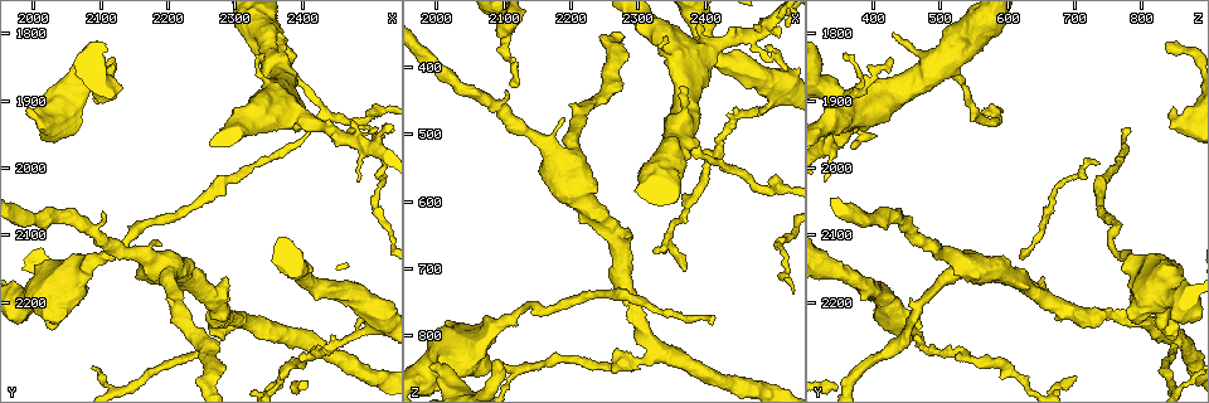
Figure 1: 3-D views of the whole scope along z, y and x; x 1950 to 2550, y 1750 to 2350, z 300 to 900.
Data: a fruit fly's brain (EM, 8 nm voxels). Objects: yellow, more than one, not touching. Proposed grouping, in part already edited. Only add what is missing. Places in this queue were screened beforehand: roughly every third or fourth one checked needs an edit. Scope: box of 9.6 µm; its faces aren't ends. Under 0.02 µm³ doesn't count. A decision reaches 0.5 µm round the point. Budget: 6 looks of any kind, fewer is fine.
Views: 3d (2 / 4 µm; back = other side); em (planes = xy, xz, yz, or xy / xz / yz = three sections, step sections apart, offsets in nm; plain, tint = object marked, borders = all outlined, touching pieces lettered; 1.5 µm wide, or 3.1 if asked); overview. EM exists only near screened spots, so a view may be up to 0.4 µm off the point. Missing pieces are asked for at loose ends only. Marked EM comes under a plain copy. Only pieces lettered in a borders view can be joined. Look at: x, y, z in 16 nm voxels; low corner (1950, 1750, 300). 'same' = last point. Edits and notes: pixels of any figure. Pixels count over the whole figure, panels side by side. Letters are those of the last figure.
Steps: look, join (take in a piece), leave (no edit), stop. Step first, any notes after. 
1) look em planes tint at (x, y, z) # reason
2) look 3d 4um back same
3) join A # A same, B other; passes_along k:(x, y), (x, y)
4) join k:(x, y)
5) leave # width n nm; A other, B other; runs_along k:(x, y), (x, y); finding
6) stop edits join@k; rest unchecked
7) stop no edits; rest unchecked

look 3d 2um at (2340, 1830, 355) # branch stops here

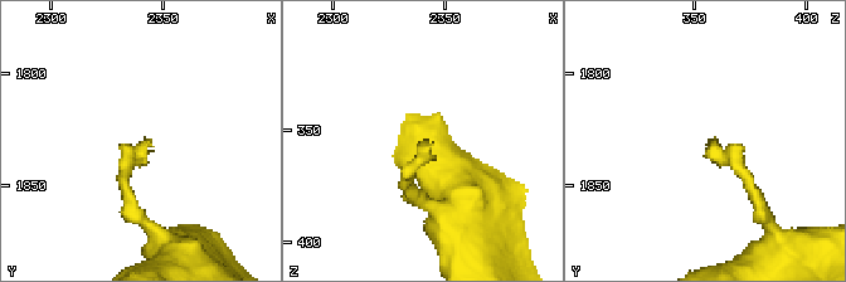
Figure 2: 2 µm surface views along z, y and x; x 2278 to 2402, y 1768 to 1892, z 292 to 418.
look em planes borders at (2342, 1832, 355)

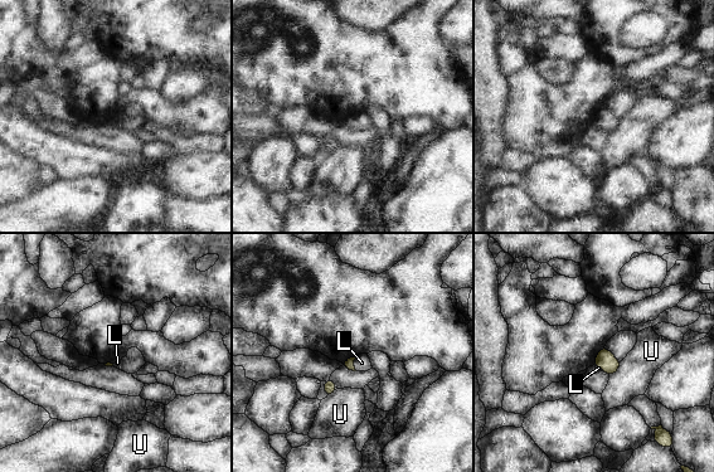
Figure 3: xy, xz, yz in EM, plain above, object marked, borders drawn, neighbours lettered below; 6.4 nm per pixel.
join L # L same, U other; passes_along 3:(348, 364), (353, 364), (362, 363); the neuron continues

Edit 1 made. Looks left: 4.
look overview # see it whole again

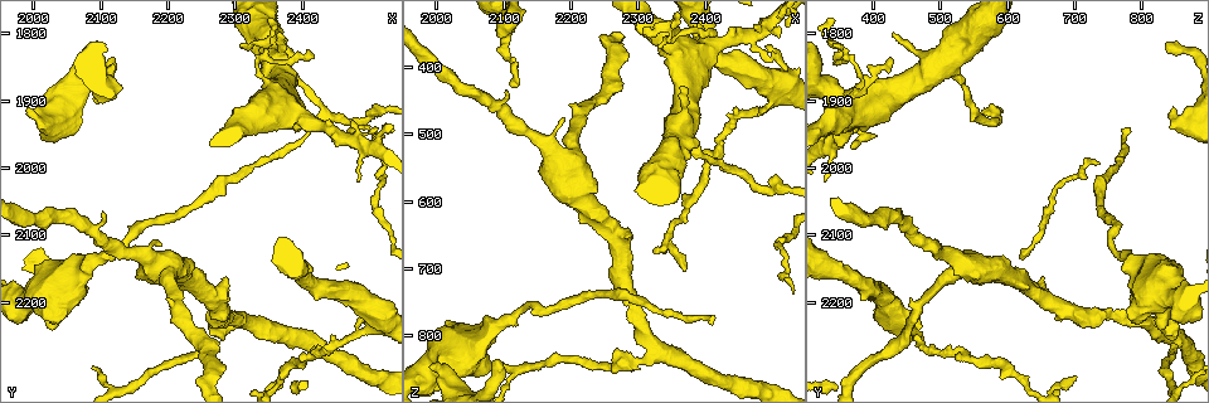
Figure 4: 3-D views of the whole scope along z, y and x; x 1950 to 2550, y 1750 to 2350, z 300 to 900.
look 3d 4um at (2085, 1820, 835) # free end

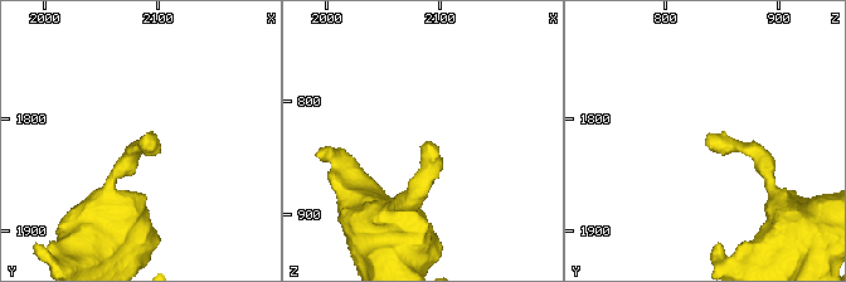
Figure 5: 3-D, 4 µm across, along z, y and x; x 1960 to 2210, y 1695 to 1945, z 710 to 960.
look em planes tint at (2088, 1820, 834) # need the tissue

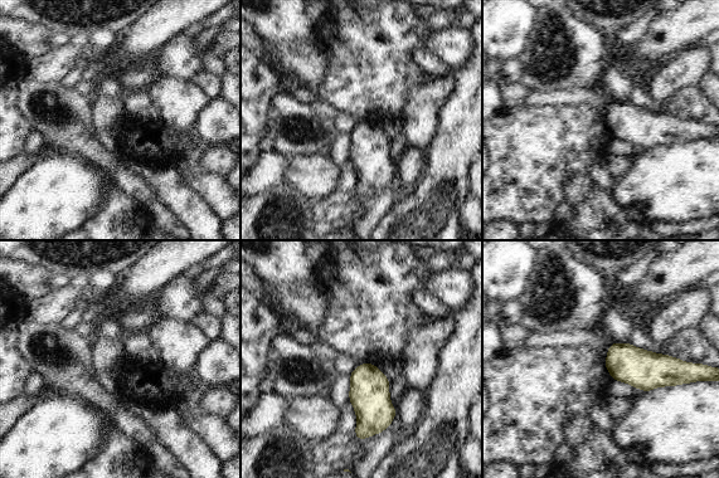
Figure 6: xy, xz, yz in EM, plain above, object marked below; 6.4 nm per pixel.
look em planes borders same

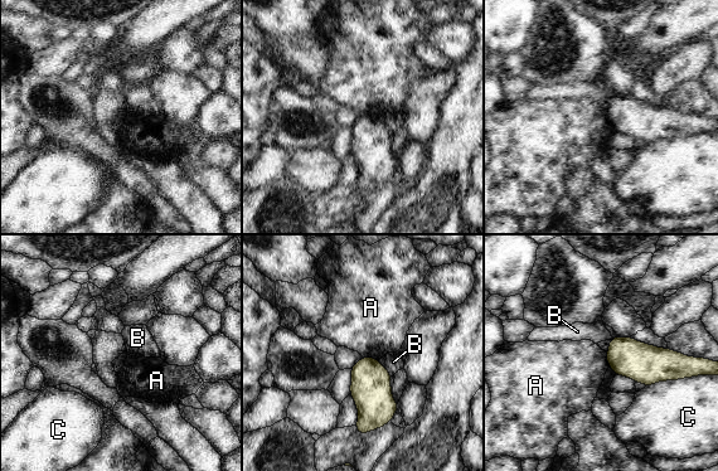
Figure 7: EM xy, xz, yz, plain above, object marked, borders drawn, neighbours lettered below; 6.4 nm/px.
leave # A other, B other, C other; border 7:(606, 353), (606, 360), (610, 367); none of them fits

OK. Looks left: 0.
stop edits join@3; rest unchecked

